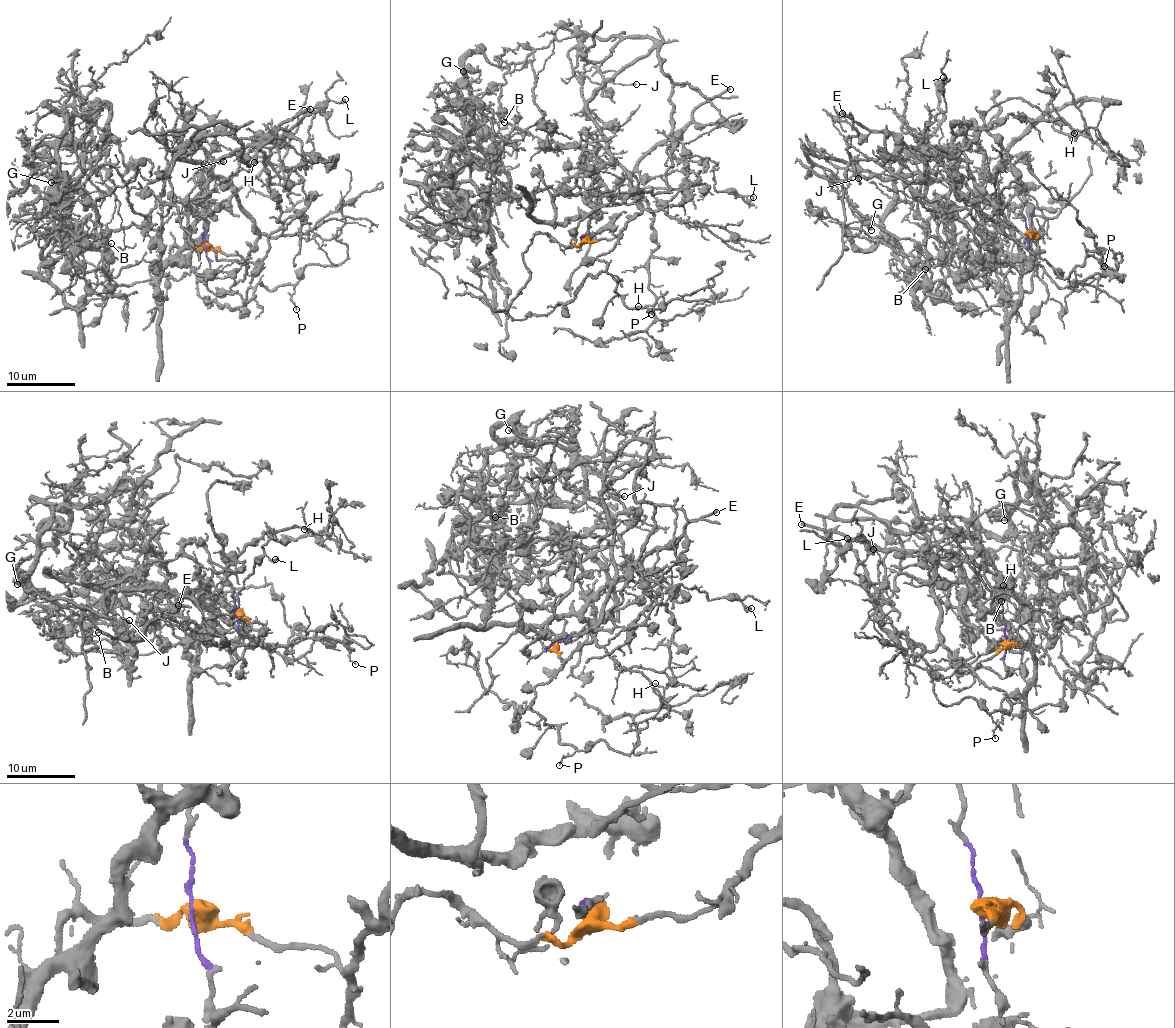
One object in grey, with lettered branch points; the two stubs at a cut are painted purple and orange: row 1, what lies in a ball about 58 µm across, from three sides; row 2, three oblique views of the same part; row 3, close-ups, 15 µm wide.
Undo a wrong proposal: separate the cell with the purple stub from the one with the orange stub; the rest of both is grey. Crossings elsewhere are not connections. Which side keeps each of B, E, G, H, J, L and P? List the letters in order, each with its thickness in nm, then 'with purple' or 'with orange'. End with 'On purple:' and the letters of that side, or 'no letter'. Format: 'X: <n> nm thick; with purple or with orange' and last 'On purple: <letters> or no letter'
B: 100 nm thick; with purple
E: 280 nm thick; with purple
G: 160 nm thick; with purple
H: 110 nm thick; with orange
J: 130 nm thick; with orange
L: 180 nm thick; with orange
P: 100 nm thick; with orange
On purple: B, E, G

